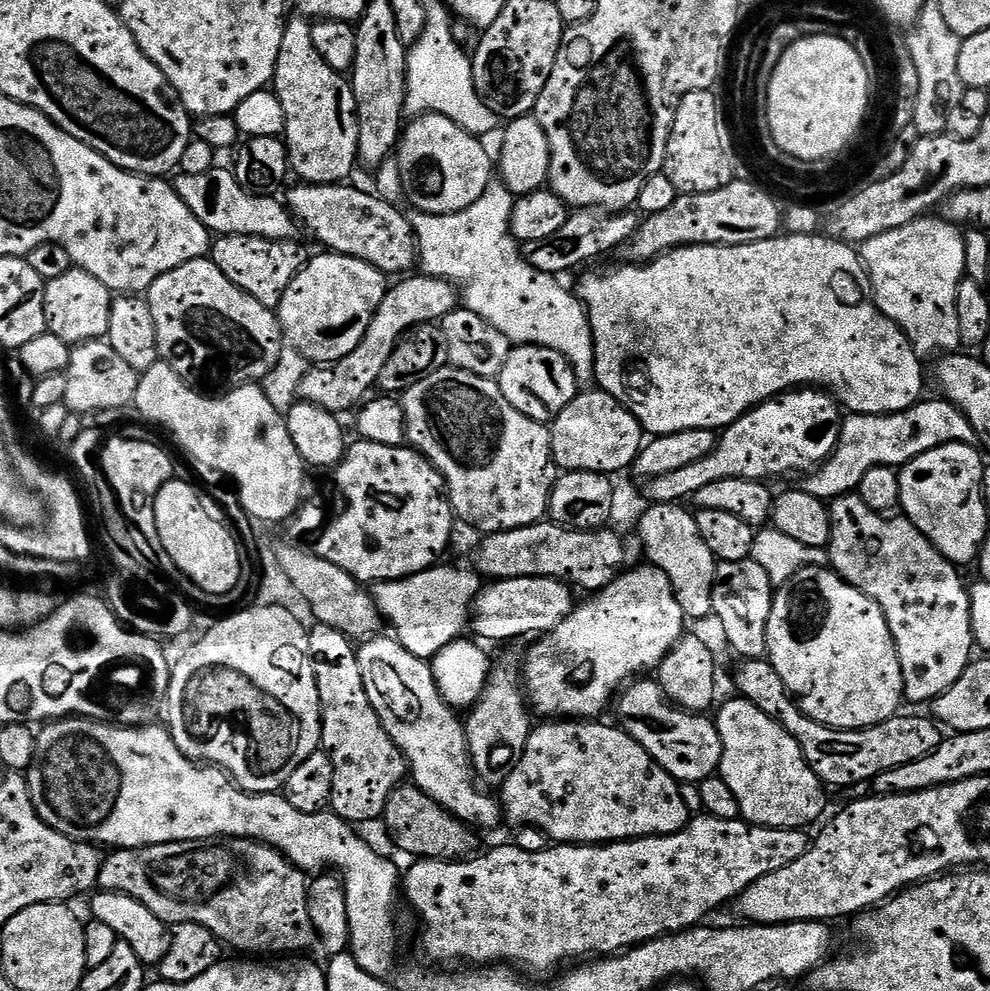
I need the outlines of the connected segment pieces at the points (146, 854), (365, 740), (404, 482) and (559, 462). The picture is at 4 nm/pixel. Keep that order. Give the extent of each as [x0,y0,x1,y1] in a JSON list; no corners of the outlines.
[[99,838,314,954],[308,623,410,826],[288,439,454,586],[551,390,646,474]]

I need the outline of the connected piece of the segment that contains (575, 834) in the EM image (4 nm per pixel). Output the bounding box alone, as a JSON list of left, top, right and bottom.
[502,722,690,844]

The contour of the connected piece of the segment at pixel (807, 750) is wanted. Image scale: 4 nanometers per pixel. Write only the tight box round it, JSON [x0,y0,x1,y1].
[736,659,942,788]

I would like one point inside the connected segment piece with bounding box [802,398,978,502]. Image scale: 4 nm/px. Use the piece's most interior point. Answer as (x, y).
(866, 442)

